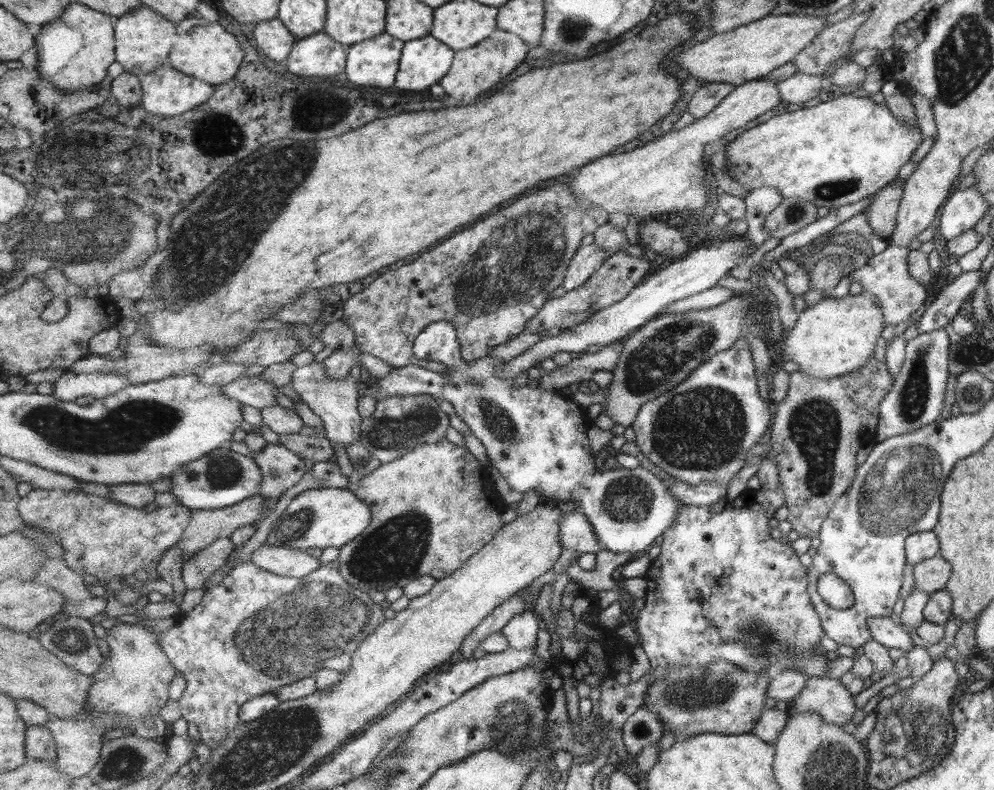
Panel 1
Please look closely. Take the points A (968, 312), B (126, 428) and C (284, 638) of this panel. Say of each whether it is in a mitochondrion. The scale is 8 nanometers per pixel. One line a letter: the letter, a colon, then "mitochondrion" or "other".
A: other
B: mitochondrion
C: mitochondrion

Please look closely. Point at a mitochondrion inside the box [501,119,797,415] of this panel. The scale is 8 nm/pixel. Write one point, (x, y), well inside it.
(655, 362)

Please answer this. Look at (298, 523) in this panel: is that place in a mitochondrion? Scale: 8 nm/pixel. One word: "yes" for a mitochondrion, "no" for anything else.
yes

